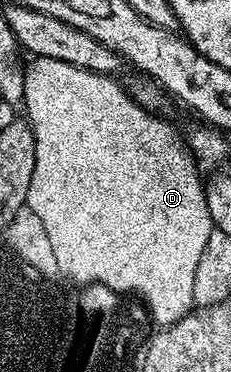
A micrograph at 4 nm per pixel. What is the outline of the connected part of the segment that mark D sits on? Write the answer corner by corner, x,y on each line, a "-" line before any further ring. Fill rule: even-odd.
41,56
35,57
31,61
32,65
27,65
25,76
25,94
23,101
23,111
26,113
26,119
28,125
32,128
32,133
34,134
34,142
36,143
36,157
34,158
34,174
30,178
30,190
28,191
28,203
27,208
32,210
34,214
42,220
42,227
46,230
46,236
50,240
51,249
54,250
54,257
58,260
58,266
60,267
61,273
65,277
67,275
77,286
85,286
90,284
104,284
106,287
110,287
119,294
125,294
125,292
137,292
142,299
148,303
148,308
152,311
152,316
154,319
160,323
160,326
167,326
170,324
177,324
177,322
184,316
187,316
189,312
193,311
194,308
194,274
198,274
198,261
202,258
202,250
206,250
206,241
210,238
210,234
214,231
214,225
212,219
210,218
210,206
206,202
206,194
204,189
206,187
205,181
200,180
200,175
202,175
201,169
196,163
196,157
192,155
189,145
167,124
164,120
159,120
161,117
159,115
147,112
145,108
140,108
132,99
128,96
127,92
124,91
121,81
119,79
113,78
112,76
103,76
97,72
91,72
90,70
82,70
78,66
70,66
70,62
58,62
54,58
42,58

